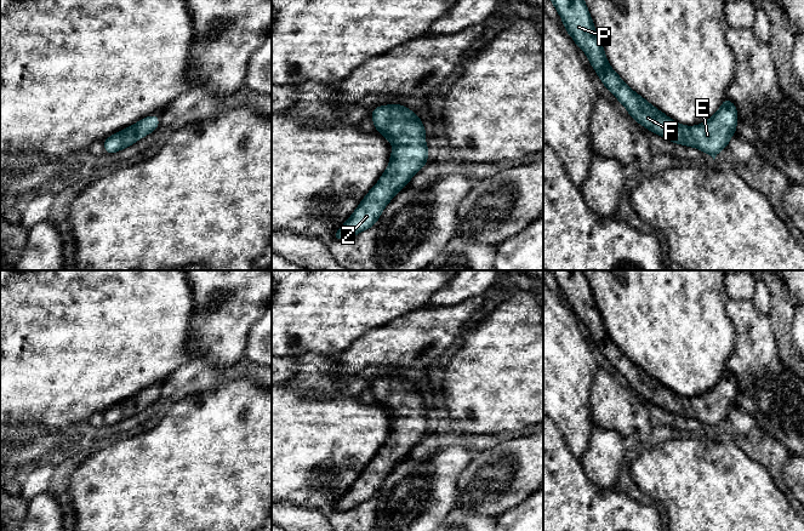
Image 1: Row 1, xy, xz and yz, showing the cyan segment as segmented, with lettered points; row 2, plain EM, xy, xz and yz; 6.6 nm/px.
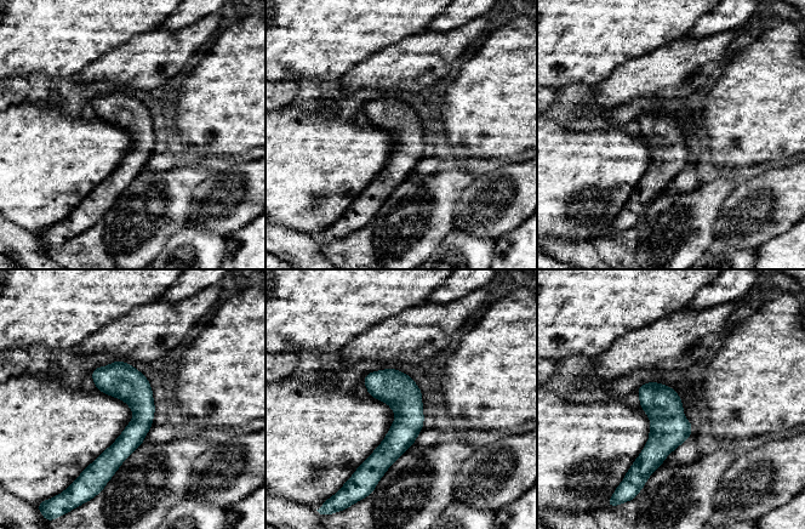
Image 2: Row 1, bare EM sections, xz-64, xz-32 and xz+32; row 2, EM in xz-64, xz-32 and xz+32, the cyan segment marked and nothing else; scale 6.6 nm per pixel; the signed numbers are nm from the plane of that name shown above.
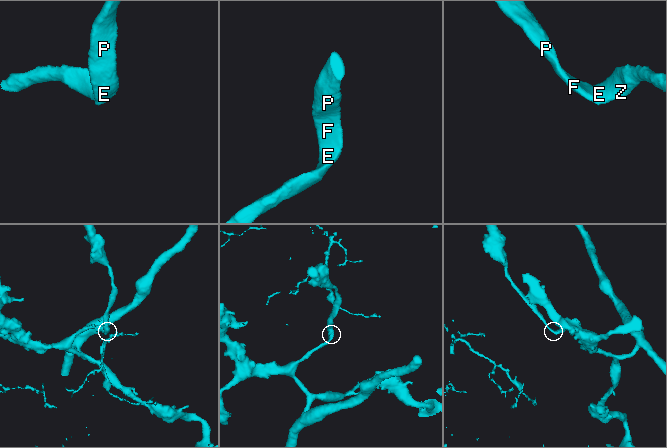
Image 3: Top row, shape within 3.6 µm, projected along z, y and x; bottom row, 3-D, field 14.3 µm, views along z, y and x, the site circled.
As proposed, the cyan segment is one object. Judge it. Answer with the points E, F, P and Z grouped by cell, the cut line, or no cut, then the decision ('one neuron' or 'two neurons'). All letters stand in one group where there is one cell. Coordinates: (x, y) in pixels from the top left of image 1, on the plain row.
E F P Z; no cut; one neuron

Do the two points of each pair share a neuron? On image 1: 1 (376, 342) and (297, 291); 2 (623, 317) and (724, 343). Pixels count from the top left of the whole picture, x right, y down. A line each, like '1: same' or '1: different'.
1: different
2: same

